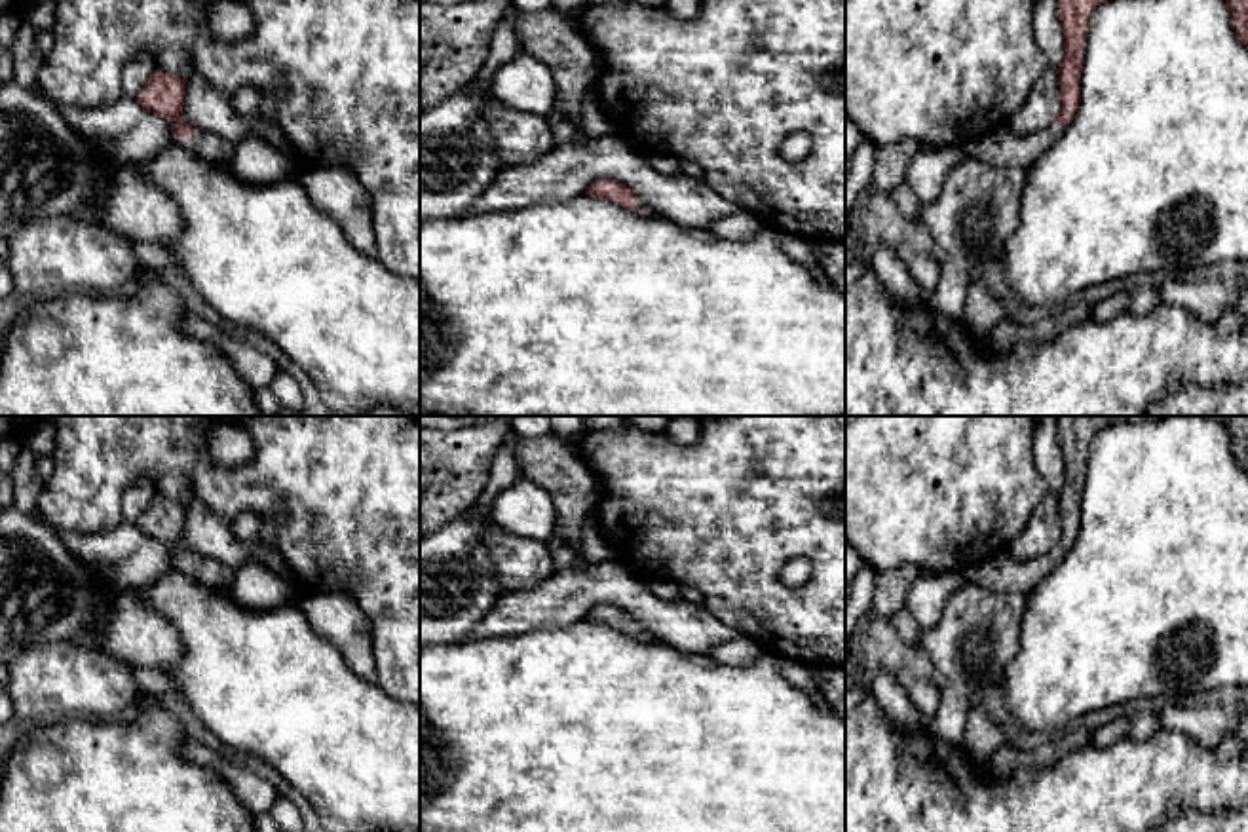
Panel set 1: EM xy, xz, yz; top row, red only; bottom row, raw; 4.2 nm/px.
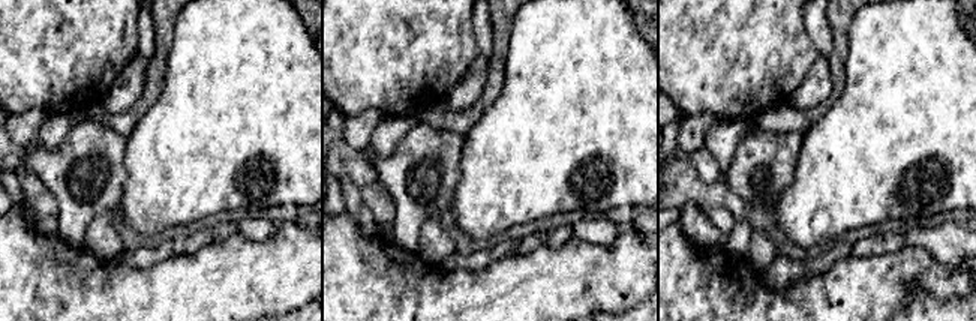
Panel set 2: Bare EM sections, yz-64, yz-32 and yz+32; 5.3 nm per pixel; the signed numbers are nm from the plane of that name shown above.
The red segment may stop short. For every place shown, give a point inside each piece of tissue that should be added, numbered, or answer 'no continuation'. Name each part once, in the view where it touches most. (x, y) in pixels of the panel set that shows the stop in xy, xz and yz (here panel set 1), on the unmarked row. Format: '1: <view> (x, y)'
1: xy (209, 572)

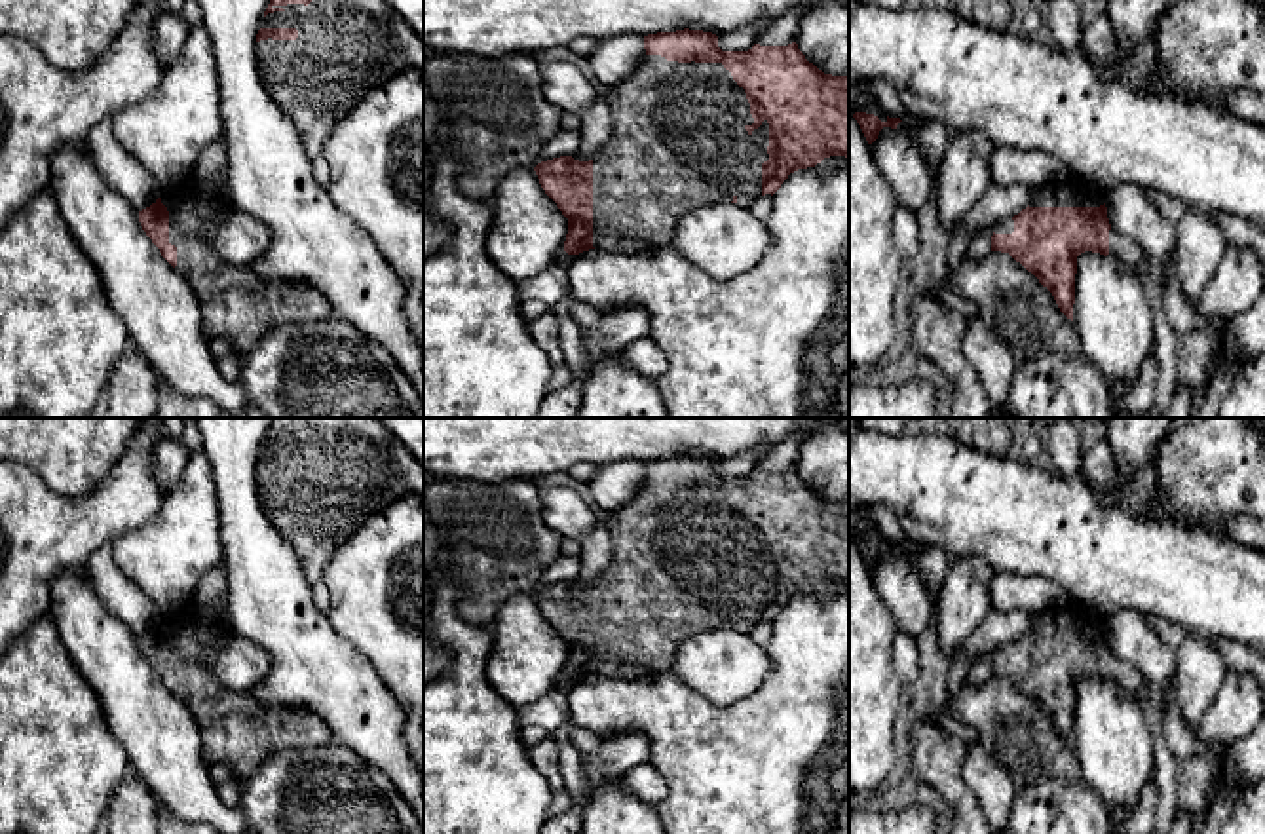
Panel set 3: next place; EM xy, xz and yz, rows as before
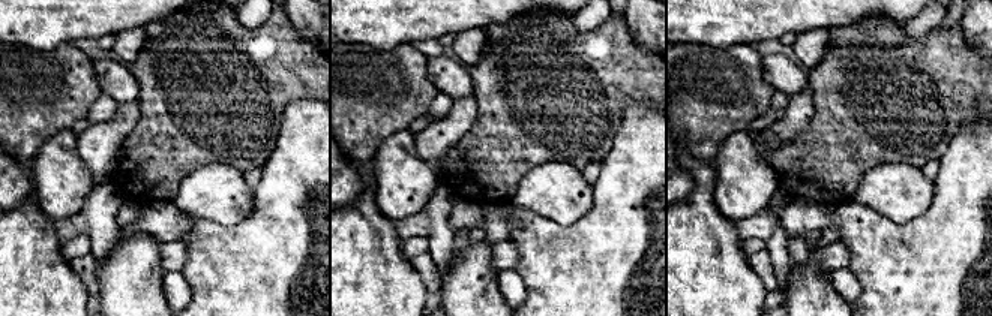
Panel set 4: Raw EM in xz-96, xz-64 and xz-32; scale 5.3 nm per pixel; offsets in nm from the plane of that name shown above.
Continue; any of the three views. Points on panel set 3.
1: xz (679, 568)

